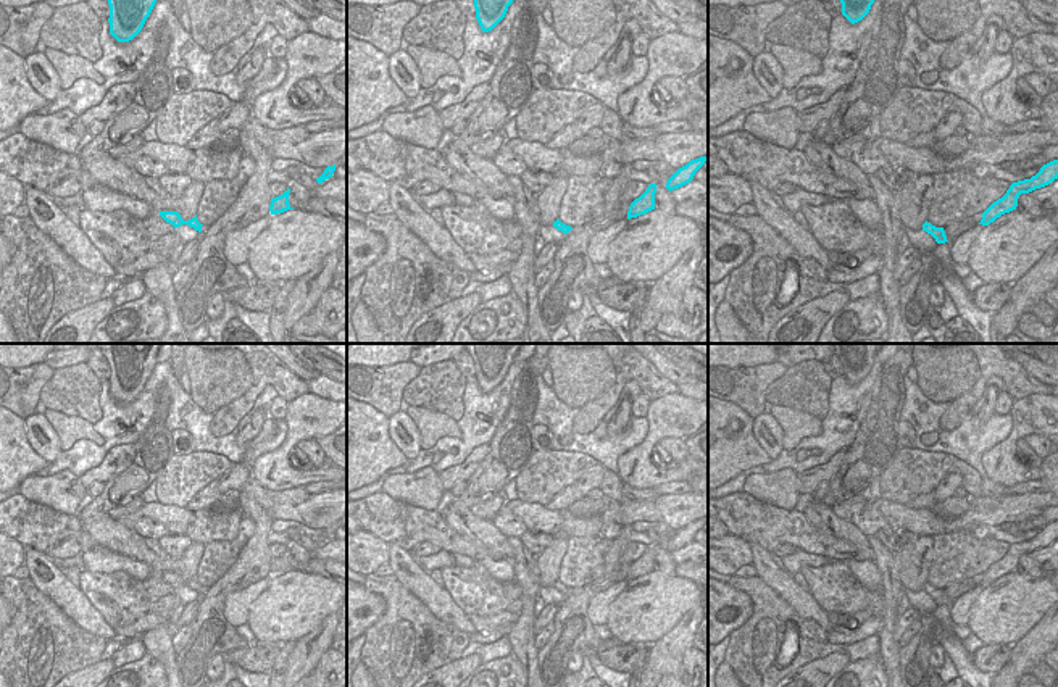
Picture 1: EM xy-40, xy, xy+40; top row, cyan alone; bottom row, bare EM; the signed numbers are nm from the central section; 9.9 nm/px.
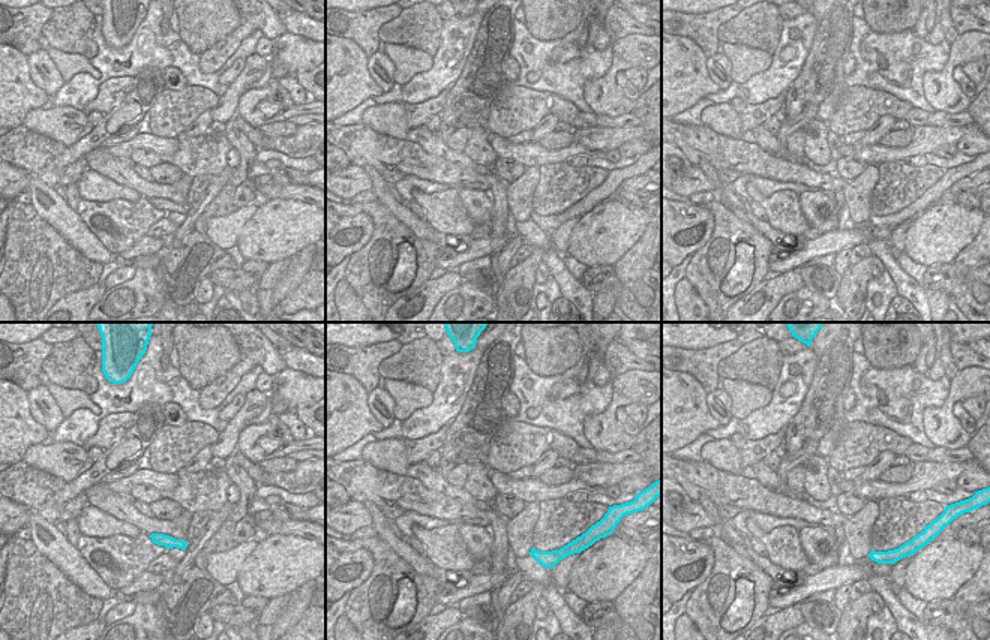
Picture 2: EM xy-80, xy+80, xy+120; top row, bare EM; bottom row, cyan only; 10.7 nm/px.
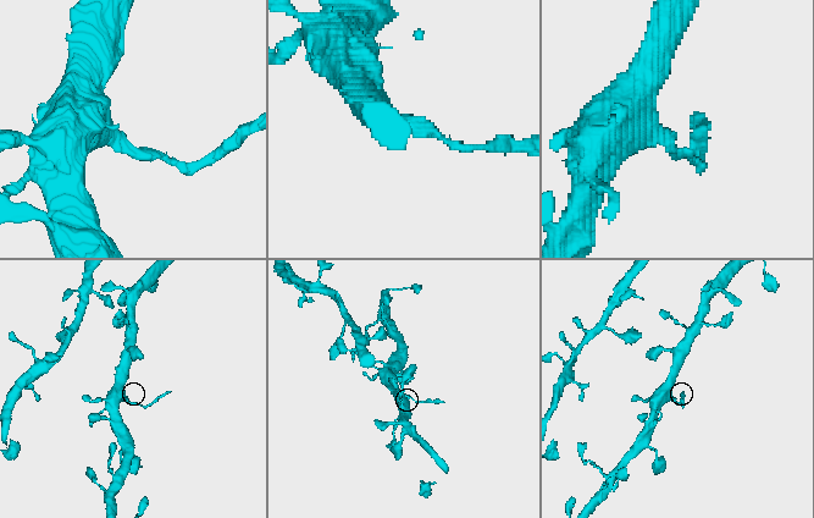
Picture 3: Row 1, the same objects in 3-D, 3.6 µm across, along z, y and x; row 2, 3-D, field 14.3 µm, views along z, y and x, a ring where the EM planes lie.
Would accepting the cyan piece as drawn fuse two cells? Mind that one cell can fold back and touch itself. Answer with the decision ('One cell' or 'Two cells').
Two cells.

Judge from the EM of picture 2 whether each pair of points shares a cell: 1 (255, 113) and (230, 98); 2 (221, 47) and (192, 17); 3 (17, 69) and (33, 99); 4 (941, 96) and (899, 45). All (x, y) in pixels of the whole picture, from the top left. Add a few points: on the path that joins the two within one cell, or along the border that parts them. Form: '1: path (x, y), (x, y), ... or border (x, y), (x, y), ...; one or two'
1: border (251, 87), (240, 96), (236, 113); two
2: border (240, 17), (240, 23), (230, 33), (200, 54); two
3: path (20, 77), (26, 92); one
4: border (948, 50), (945, 65), (923, 75), (932, 108); two

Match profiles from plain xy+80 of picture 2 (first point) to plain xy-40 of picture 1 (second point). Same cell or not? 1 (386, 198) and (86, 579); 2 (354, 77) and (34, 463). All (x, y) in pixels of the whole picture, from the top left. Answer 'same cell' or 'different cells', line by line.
1: different cells
2: same cell

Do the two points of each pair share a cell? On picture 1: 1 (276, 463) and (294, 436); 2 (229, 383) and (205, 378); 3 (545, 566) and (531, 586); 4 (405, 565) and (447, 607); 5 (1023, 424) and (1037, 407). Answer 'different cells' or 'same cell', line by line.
1: same cell
2: same cell
3: different cells
4: same cell
5: same cell

